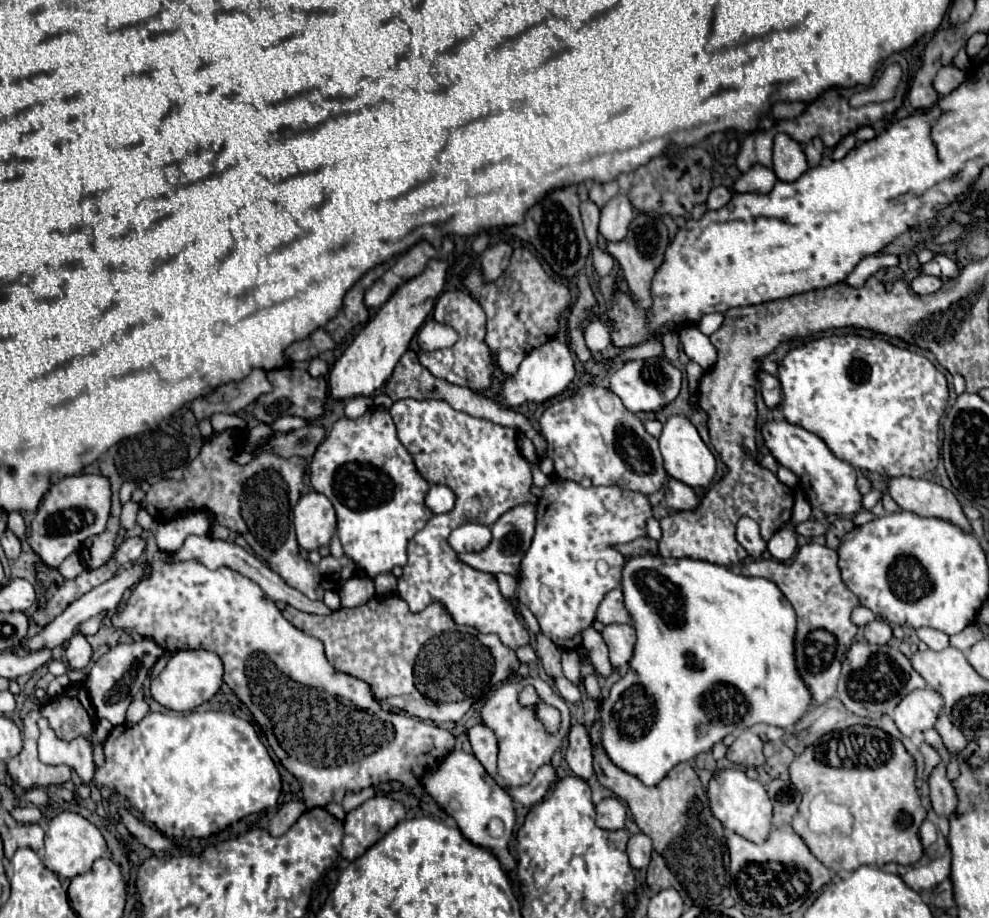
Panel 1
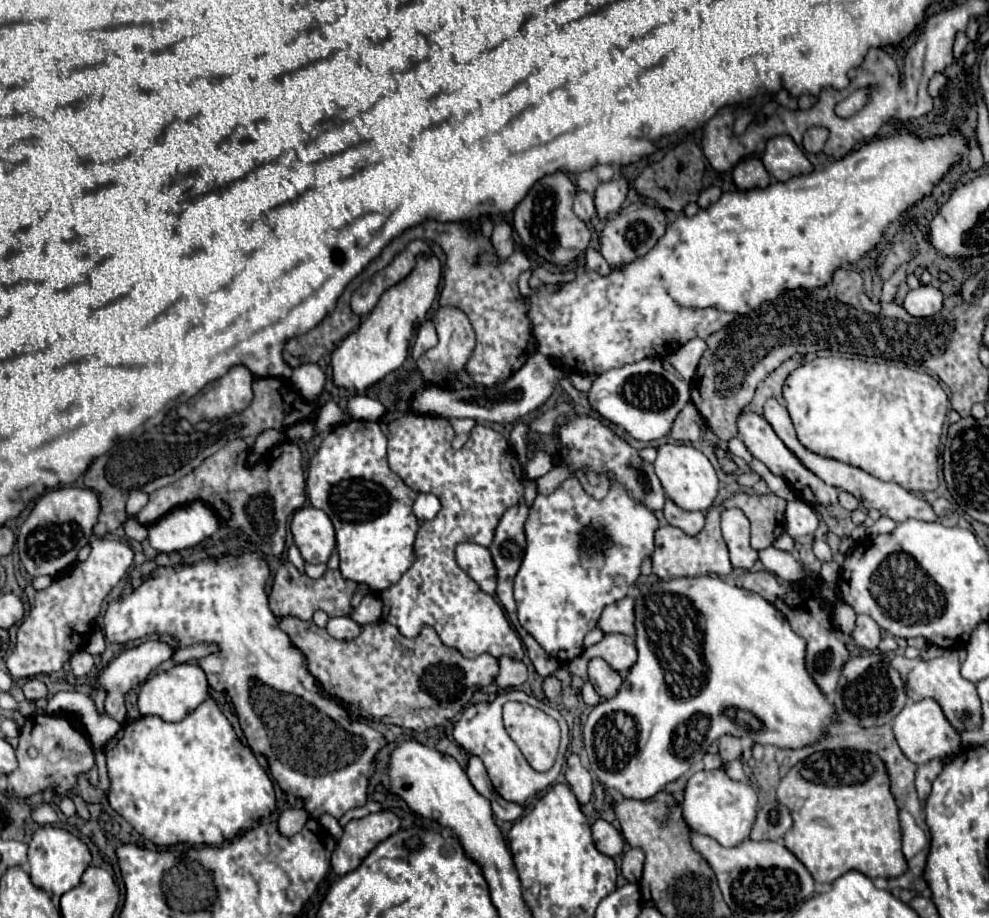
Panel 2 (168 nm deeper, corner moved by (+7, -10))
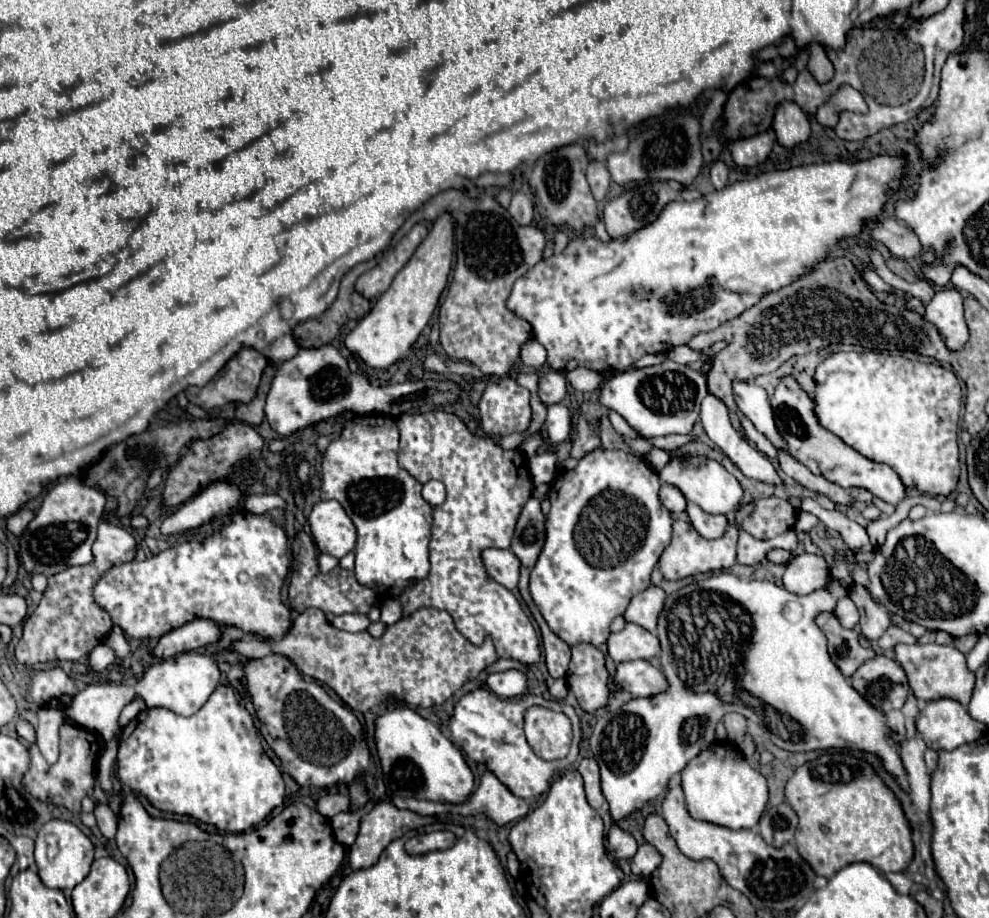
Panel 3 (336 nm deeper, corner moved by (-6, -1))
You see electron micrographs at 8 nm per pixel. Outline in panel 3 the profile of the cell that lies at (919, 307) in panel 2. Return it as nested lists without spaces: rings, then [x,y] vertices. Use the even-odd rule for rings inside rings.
[[[939,289],[925,307],[925,317],[943,333],[949,349],[961,349],[967,343],[969,331],[963,317],[963,297],[957,289]]]

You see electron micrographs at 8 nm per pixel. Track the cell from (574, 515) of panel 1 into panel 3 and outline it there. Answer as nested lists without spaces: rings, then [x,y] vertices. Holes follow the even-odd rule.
[[[597,449],[597,451],[591,451],[587,453],[583,459],[579,459],[577,467],[571,469],[571,471],[565,471],[557,477],[557,481],[551,485],[551,491],[549,491],[549,499],[551,499],[551,511],[549,515],[545,517],[545,545],[543,545],[543,551],[531,571],[531,577],[529,577],[529,591],[531,591],[531,597],[533,597],[533,603],[537,605],[537,609],[541,611],[543,619],[547,621],[549,629],[559,637],[563,639],[567,645],[579,645],[579,643],[591,643],[595,647],[599,647],[601,643],[607,641],[609,637],[609,625],[611,621],[617,617],[617,615],[623,615],[627,603],[631,601],[631,597],[635,597],[637,593],[641,593],[643,589],[647,589],[651,585],[651,571],[655,567],[655,563],[659,561],[663,549],[669,545],[671,541],[671,525],[673,525],[673,519],[671,519],[671,511],[663,507],[663,503],[659,501],[659,491],[661,487],[661,481],[657,477],[657,473],[653,469],[647,467],[647,463],[643,463],[641,457],[635,457],[631,453],[625,453],[625,451],[609,451],[609,449]]]

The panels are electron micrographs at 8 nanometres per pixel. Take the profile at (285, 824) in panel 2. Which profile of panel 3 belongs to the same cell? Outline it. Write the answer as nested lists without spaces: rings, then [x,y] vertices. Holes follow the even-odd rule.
[[[333,793],[333,795],[325,795],[317,801],[317,807],[315,807],[323,817],[335,817],[337,813],[341,811],[347,811],[349,809],[349,799],[347,795],[341,795],[341,793]]]

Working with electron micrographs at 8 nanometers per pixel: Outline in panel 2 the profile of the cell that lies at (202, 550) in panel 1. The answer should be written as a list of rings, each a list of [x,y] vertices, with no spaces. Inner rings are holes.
[[[350,616],[330,618],[326,630],[328,630],[328,634],[330,634],[332,638],[338,638],[338,640],[348,642],[350,638],[356,638],[356,636],[362,632],[362,624],[354,622]]]

